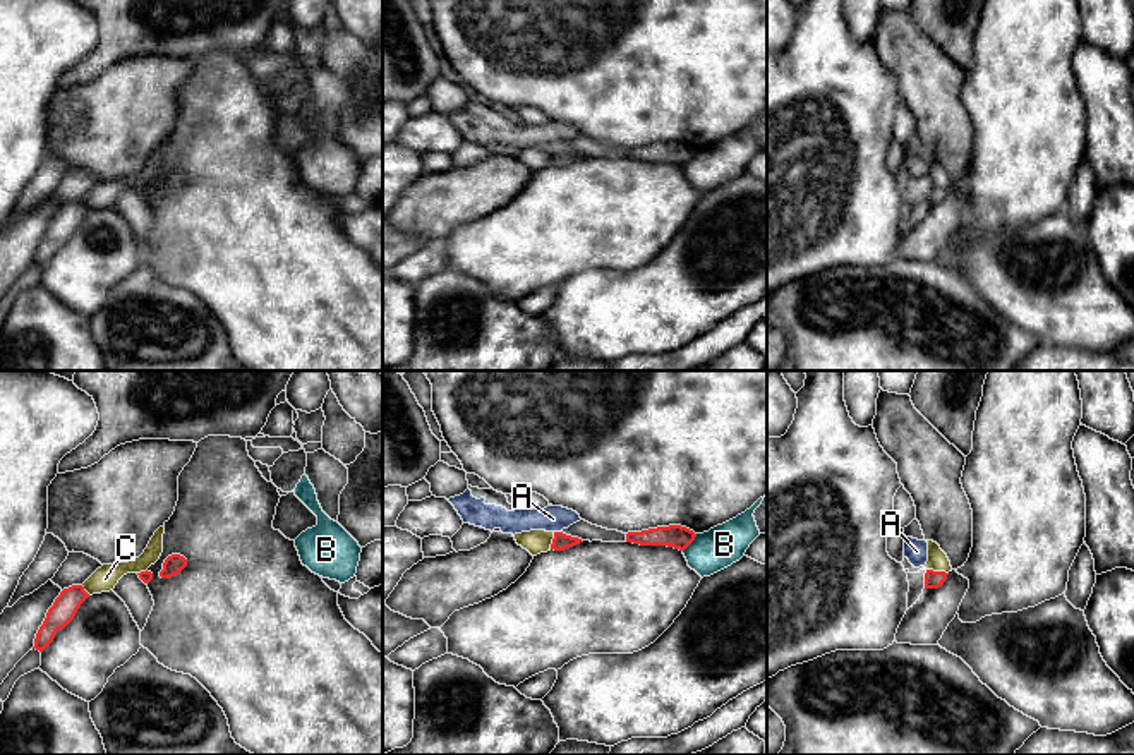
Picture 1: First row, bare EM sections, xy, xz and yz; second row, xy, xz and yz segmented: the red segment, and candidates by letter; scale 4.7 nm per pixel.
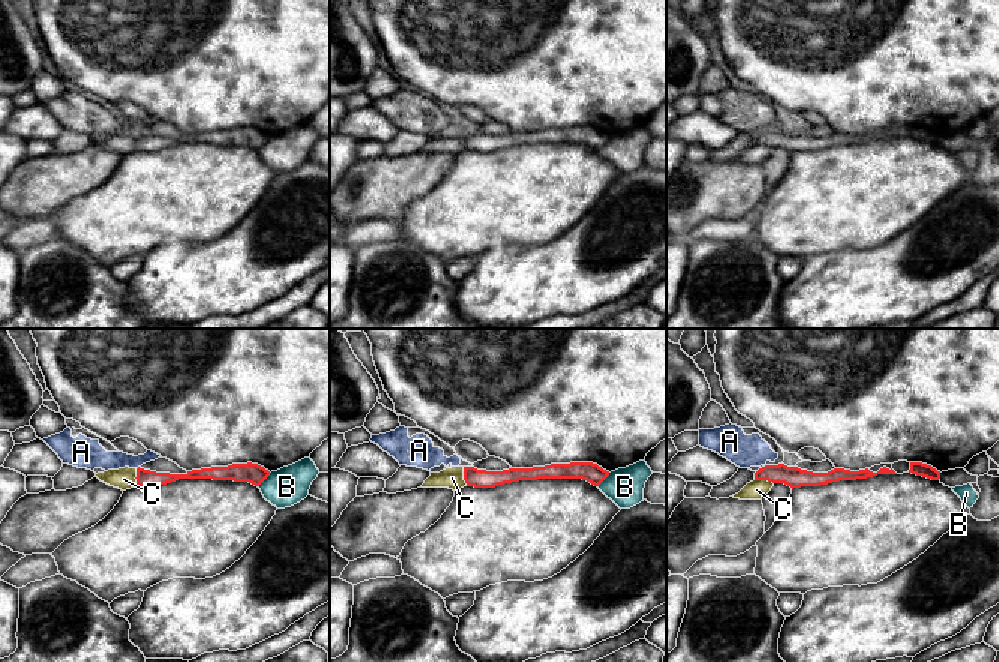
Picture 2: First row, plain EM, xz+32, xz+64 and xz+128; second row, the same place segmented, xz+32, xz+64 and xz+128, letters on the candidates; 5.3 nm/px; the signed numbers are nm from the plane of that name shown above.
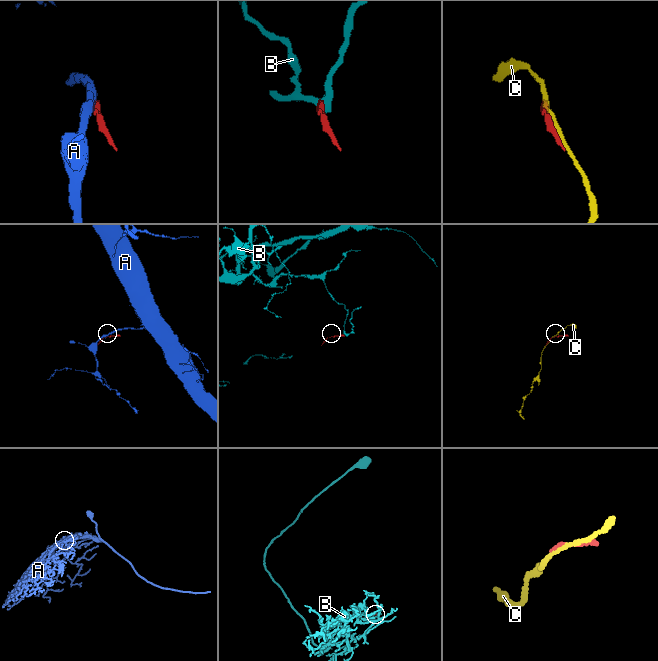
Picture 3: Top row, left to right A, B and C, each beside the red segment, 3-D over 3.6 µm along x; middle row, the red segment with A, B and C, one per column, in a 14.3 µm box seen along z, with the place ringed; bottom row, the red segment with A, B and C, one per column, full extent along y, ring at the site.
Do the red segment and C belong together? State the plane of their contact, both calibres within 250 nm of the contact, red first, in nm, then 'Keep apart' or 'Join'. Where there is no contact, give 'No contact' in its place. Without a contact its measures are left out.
Touches red in yz. Thickness 80 nm (red) against 100 nm. Keep apart

